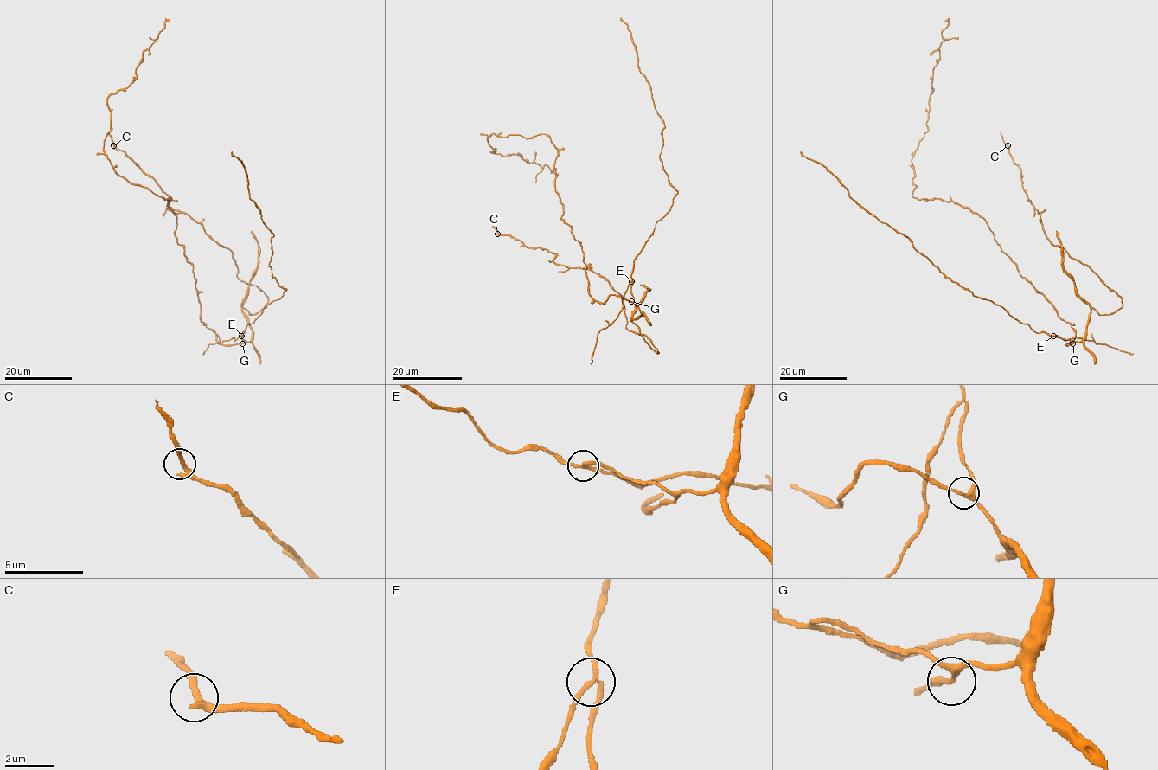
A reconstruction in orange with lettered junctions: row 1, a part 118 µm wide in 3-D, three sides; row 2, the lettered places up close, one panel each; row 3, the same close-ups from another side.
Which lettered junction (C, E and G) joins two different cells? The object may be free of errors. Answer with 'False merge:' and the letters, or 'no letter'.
False merge: E

